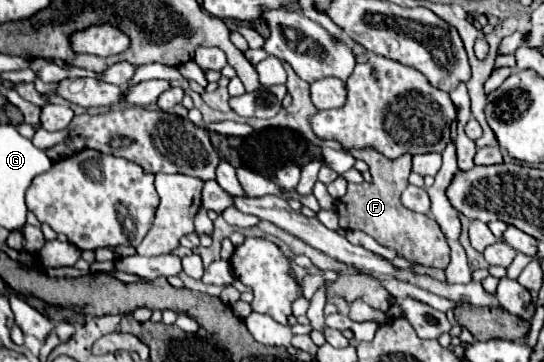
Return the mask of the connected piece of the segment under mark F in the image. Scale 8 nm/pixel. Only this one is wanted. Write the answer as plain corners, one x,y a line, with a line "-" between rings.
350,151
356,159
364,159
372,171
372,183
348,183
348,191
338,199
338,215
342,229
360,229
374,237
378,243
392,247
400,257
424,267
444,269
450,263
450,247
440,225
428,215
414,213
400,203
400,193
408,187
412,157
402,155
396,161
384,159
376,151

